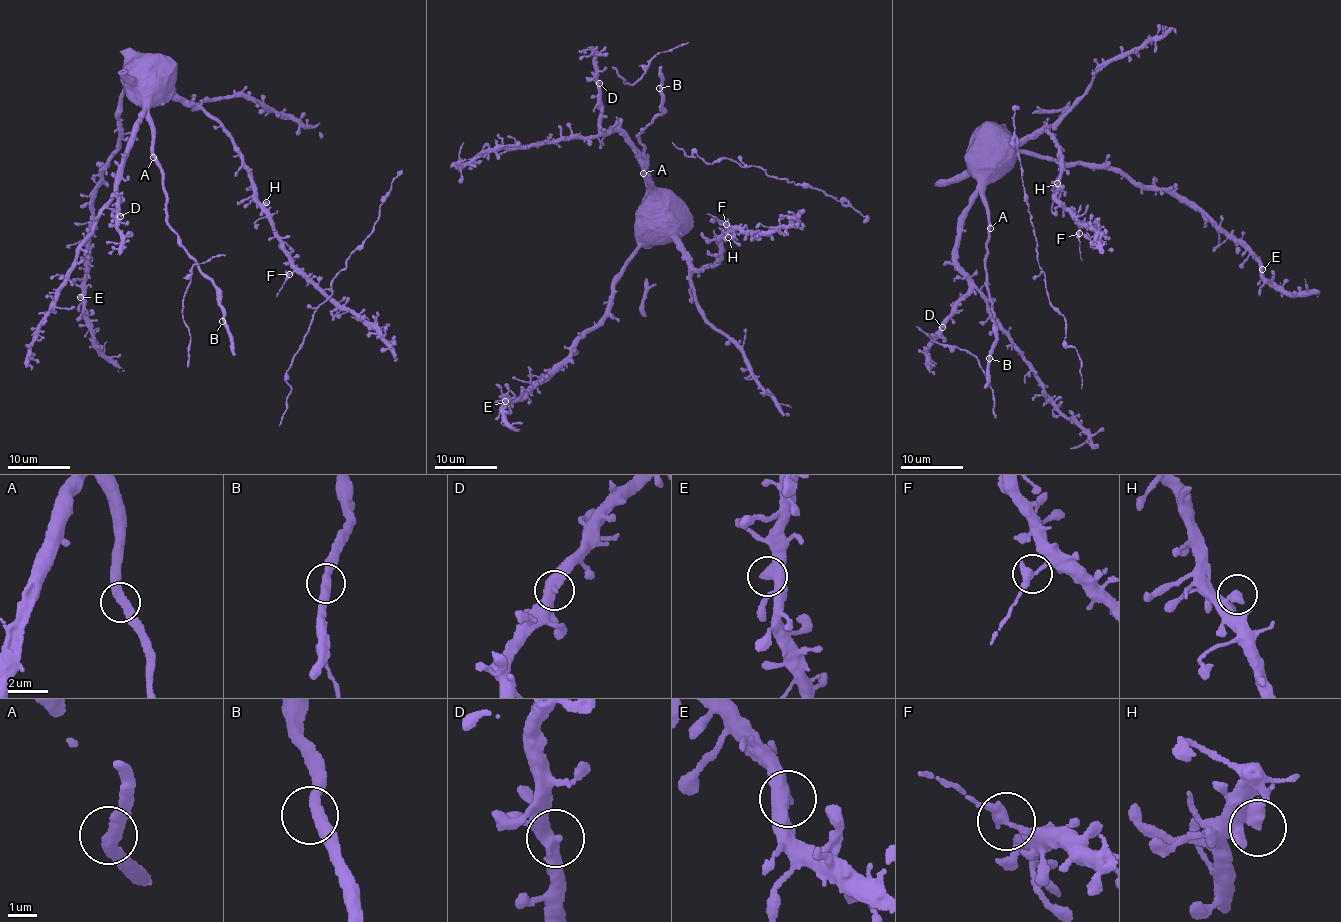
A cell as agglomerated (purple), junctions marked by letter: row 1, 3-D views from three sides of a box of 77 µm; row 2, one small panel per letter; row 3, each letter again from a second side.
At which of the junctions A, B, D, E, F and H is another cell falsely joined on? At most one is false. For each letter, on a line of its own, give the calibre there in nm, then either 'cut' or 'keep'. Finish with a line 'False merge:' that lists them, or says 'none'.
A: calibre 380 nm; keep
B: calibre 360 nm; keep
D: calibre 400 nm; keep
E: calibre 420 nm; keep
F: calibre 340 nm; cut
H: calibre 360 nm; keep
False merge: F

